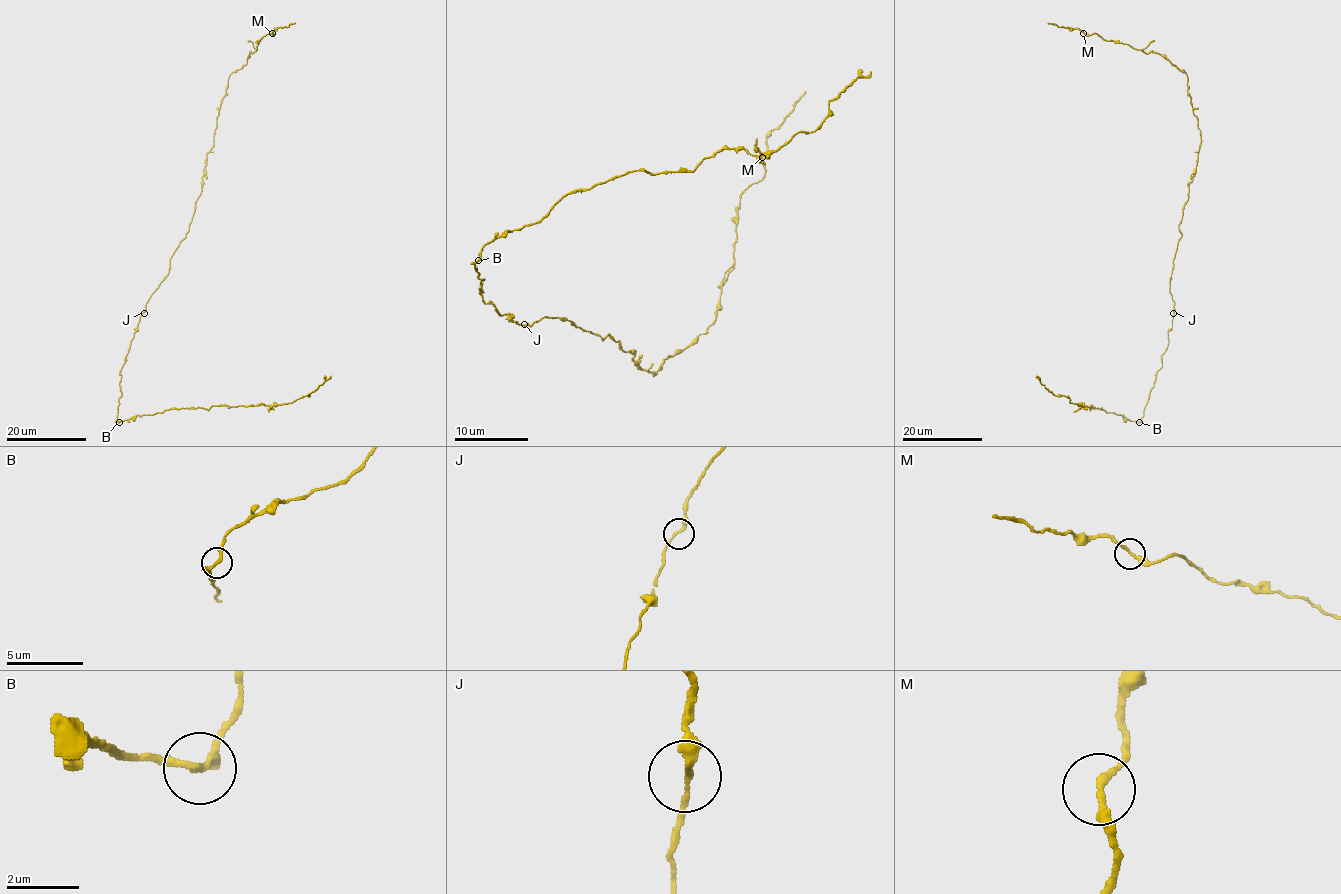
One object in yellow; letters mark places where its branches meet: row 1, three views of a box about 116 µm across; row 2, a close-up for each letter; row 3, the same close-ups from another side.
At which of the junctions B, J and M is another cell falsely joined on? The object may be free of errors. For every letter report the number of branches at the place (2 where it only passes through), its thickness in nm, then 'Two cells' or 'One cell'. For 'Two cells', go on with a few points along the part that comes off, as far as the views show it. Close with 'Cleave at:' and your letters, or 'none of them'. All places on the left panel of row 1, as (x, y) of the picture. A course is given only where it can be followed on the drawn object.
B: Branches: 2. Thickness 220 nm. Two cells. Course of the part to remove: (119, 422), (172, 409), (291, 403), (313, 392), (330, 376)
J: Branches: 2. Thickness 240 nm. One cell
M: Branches: 2. Thickness 200 nm. One cell
Cleave at: B

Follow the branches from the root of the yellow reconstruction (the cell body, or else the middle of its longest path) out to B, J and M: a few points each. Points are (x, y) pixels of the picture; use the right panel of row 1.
B: (1169, 289), (1174, 313), (1172, 326), (1167, 332), (1168, 344), (1139, 422)
J: (1169, 289), (1174, 303), (1173, 313)
M: (1169, 289), (1182, 206), (1201, 142), (1187, 75), (1158, 54), (1083, 33)

